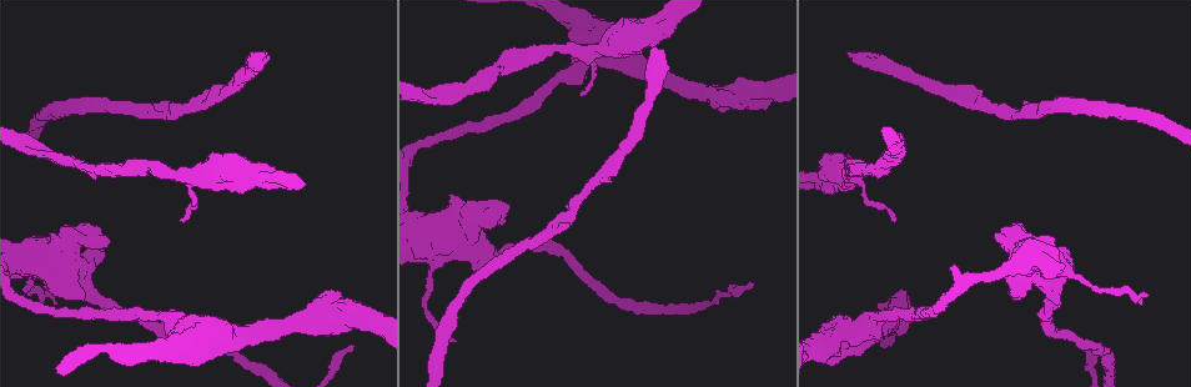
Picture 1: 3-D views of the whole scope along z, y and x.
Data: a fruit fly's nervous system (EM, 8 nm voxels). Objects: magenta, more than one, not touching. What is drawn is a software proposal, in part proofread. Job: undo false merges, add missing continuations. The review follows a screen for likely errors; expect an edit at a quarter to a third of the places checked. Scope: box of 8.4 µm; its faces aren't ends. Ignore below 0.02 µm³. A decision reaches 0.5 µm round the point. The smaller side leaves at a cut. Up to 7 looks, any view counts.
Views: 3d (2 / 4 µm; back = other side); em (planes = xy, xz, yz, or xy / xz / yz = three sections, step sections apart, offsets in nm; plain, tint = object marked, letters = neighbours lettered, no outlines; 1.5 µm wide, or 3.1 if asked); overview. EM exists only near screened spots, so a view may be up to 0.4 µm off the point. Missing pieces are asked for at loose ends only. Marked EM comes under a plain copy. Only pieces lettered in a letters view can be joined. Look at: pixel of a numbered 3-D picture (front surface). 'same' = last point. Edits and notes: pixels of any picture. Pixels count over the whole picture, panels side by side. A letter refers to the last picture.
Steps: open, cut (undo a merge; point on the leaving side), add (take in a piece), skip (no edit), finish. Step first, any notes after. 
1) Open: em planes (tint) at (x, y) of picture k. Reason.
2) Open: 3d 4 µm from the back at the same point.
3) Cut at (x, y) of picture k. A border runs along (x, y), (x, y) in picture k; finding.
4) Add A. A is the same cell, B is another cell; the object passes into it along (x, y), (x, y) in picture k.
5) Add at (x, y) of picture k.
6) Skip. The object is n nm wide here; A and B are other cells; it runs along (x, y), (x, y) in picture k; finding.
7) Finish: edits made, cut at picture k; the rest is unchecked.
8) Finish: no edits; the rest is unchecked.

Open: em xz step 4 (tint) at (252, 54) of picture 1. Branch stops here.

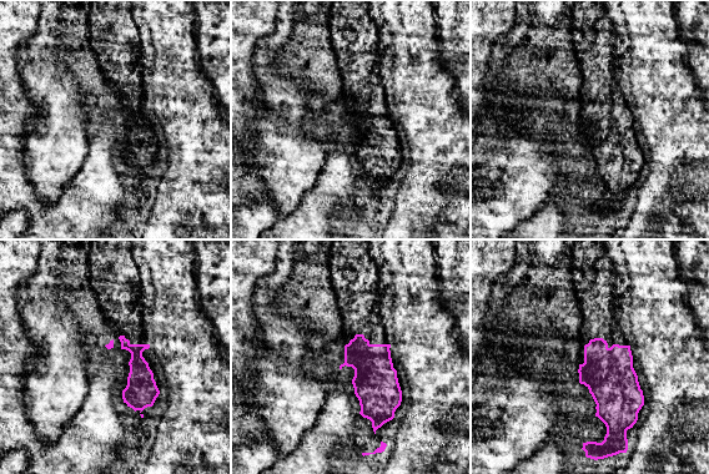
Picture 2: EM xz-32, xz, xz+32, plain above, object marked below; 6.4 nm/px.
Open: em xz step 4 (letters) at the same point.

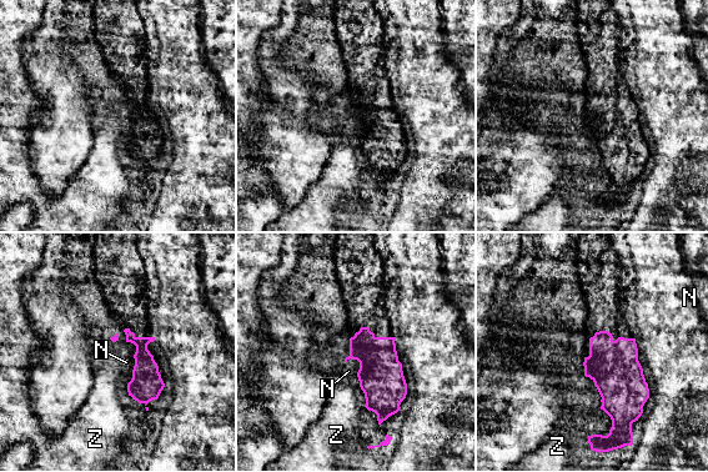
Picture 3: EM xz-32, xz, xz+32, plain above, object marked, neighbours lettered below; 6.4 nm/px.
Skip. N and Z are other cells; a border runs along (130, 341), (135, 354), (126, 388) in picture 3; none of them fits.

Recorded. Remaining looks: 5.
Open: em planes (tint) at (200, 177) of picture 1. Sudden change in width.

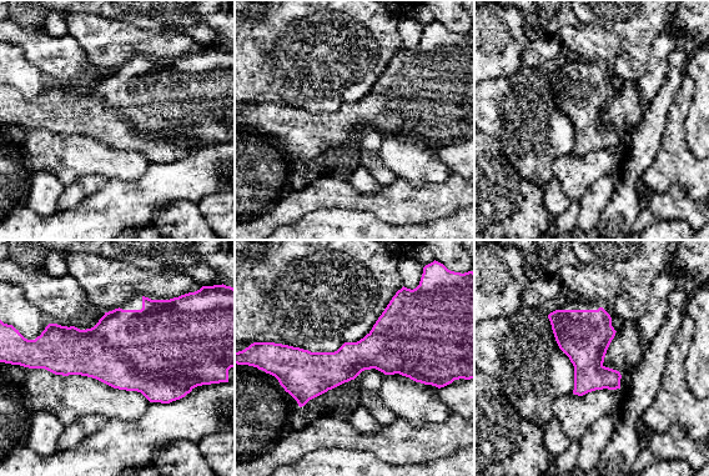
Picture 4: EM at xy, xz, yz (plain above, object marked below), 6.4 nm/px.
Open: em planes (letters) at the same point.

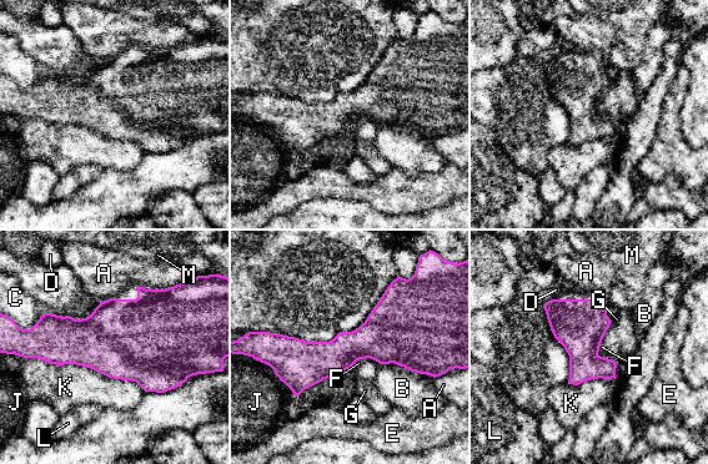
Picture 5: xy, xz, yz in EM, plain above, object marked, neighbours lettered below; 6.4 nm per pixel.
Skip. A, B, C, D, E, F, G, J, K, L and M are other cells; it runs along (274, 343), (423, 356) in picture 5; continuous, no second neuron.

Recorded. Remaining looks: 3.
Open: em planes (letters) at (751, 283) of picture 1. An open end.

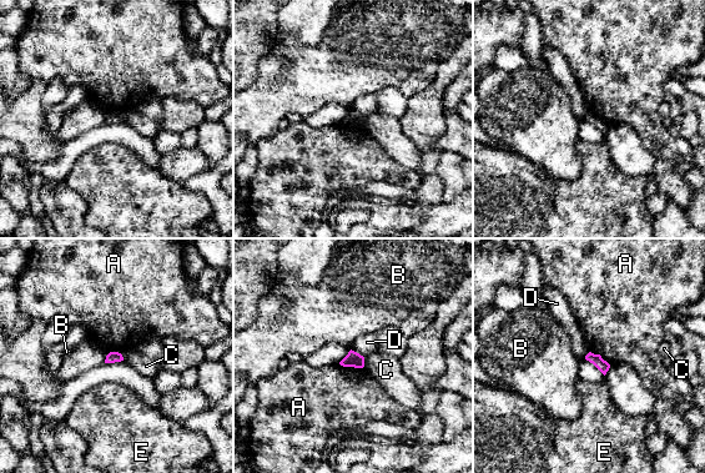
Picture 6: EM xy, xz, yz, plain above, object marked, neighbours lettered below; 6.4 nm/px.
Skip. The object is 70 nm wide here; A, B, C, D and E are other cells; a border runs along (340, 363), (347, 367), (363, 367) in picture 6; none of them fits.

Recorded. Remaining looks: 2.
Finish: no edits; the rest is unchecked.

